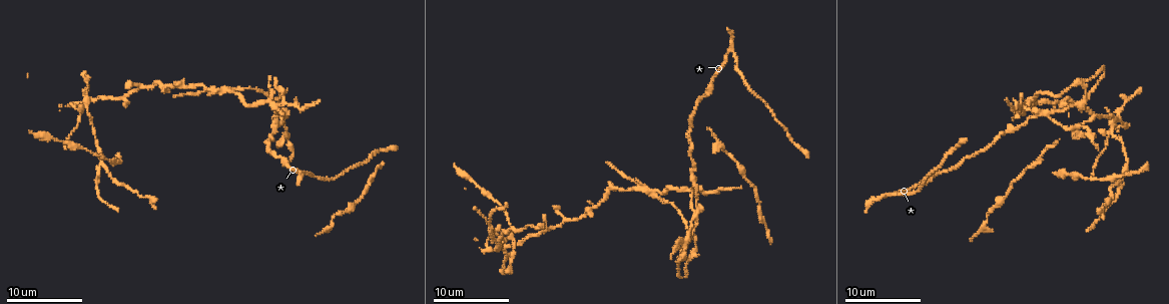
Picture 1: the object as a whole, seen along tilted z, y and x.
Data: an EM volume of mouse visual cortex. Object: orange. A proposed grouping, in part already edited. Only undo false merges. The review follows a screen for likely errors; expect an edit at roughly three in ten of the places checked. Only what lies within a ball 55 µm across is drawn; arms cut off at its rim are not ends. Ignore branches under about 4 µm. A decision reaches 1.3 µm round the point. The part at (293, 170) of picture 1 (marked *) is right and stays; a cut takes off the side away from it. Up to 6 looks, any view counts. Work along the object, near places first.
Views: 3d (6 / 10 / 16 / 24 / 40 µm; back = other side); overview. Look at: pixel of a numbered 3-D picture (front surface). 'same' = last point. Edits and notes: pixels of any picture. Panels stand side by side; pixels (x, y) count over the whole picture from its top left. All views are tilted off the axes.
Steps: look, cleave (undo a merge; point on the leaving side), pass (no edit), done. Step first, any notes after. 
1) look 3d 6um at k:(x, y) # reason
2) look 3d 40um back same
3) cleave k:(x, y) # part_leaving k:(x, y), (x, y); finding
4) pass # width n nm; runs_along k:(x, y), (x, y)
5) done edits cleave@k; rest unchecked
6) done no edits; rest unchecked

look 3d 10um at 1:(1086, 99) # arms part here

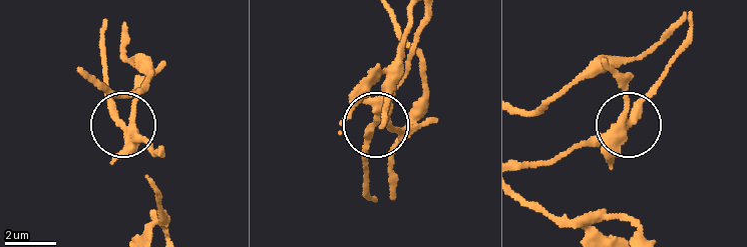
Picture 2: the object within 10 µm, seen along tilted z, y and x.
cleave 2:(391, 131) # side_arm 6 um; arms 3; a second cell is stuck on

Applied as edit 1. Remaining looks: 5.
look 3d 6um at 1:(702, 97) # thick turns thin

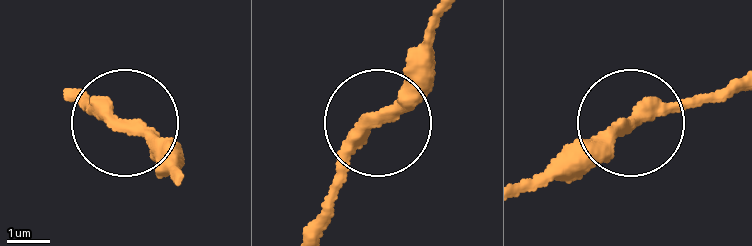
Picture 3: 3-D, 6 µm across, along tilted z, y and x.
pass # width 270 nm; runs_along 3:(530, 184), (617, 129), (725, 83); all the same cell

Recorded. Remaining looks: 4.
done edits cleave@2; rest unchecked

